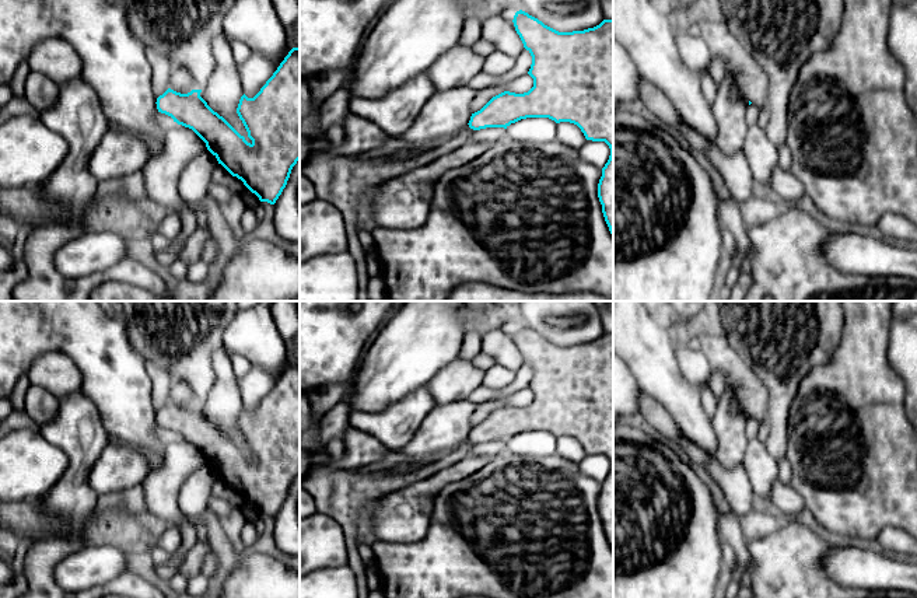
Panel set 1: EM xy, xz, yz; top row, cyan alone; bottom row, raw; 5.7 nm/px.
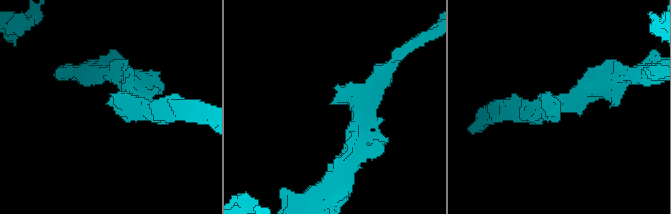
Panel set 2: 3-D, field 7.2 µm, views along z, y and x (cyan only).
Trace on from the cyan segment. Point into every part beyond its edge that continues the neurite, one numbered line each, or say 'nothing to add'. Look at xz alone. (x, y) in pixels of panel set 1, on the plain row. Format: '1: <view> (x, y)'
nothing to add

